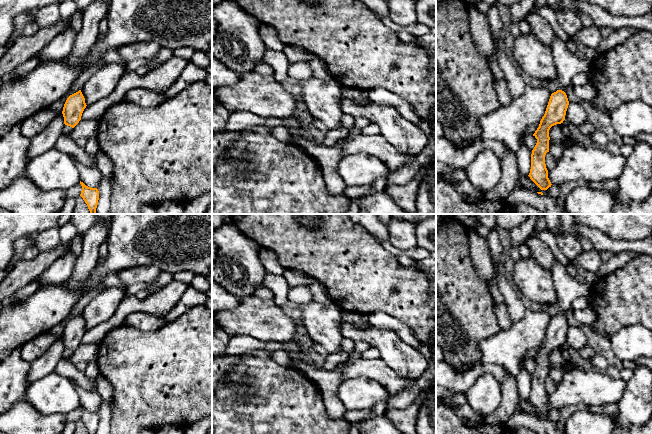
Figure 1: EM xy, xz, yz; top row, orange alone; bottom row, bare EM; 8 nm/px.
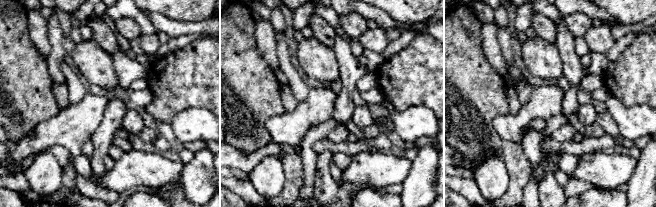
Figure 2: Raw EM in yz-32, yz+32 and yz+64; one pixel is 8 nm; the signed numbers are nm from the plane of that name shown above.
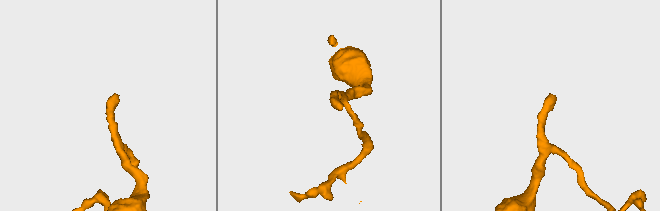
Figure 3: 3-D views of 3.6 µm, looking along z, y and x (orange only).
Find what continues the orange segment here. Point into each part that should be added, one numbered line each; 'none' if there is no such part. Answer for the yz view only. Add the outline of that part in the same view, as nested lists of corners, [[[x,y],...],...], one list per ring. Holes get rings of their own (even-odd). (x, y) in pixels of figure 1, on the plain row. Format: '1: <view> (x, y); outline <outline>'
1: yz (568, 289); outline [[[557,259],[551,269],[553,284],[557,294],[557,304],[560,307],[560,314],[572,309],[572,302],[589,294],[589,287],[585,283],[578,282],[567,272],[567,267]]]

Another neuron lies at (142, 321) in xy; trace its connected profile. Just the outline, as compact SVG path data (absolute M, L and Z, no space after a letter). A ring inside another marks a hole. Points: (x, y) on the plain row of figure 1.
M144 312L129 314L125 319L125 323L131 324L138 330L148 332L158 330L166 324L162 319Z

